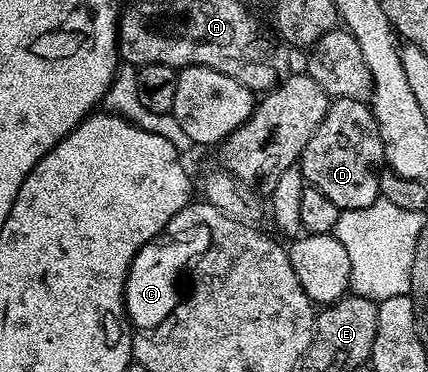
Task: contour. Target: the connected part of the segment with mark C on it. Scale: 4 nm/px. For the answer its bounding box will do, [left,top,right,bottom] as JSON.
[123,232,211,332]

